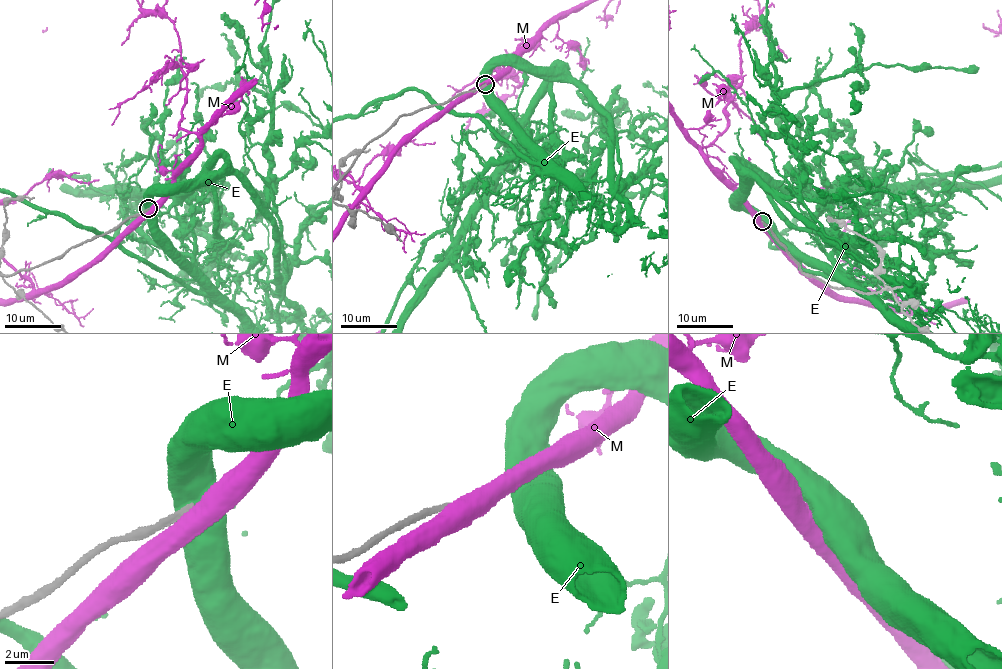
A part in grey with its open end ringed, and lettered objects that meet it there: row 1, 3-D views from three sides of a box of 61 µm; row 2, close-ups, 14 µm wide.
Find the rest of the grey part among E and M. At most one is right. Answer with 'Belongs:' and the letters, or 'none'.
Belongs: none

